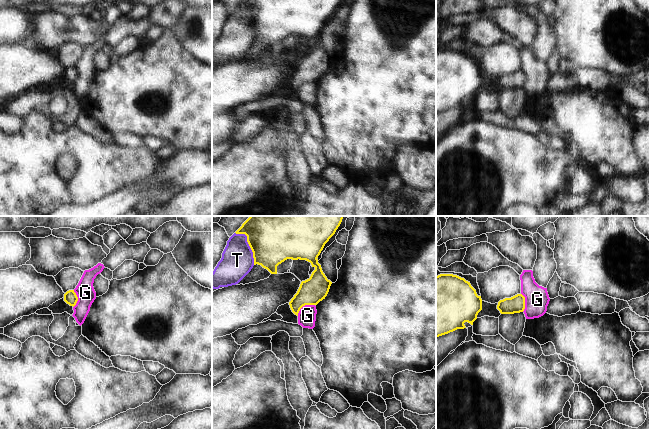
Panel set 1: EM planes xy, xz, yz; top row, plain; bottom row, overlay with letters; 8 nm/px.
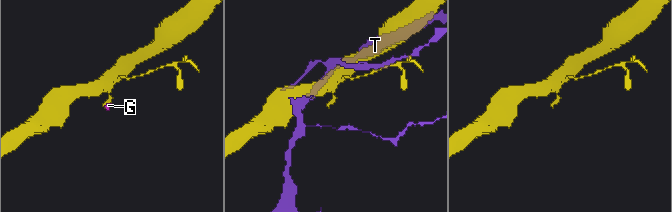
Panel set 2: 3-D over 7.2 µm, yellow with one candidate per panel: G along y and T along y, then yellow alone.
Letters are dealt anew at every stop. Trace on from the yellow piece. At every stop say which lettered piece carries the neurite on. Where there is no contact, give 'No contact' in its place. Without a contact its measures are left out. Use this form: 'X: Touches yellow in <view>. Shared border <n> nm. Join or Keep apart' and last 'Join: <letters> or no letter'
G: Touches yellow in xz. Shared border 170 nm. Keep apart
T: Touches yellow in xz. Shared border 300 nm. Keep apart
Join: no letter.

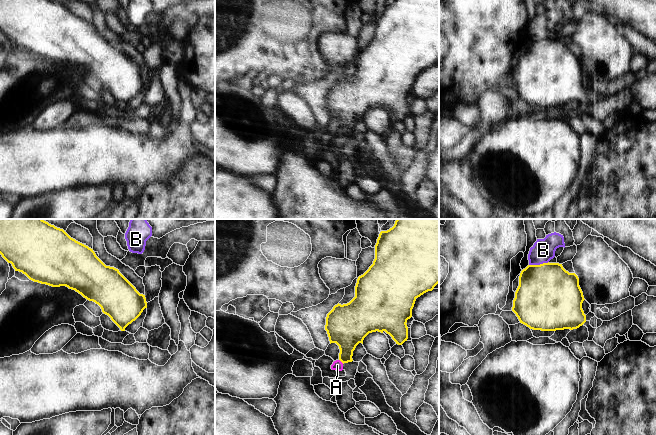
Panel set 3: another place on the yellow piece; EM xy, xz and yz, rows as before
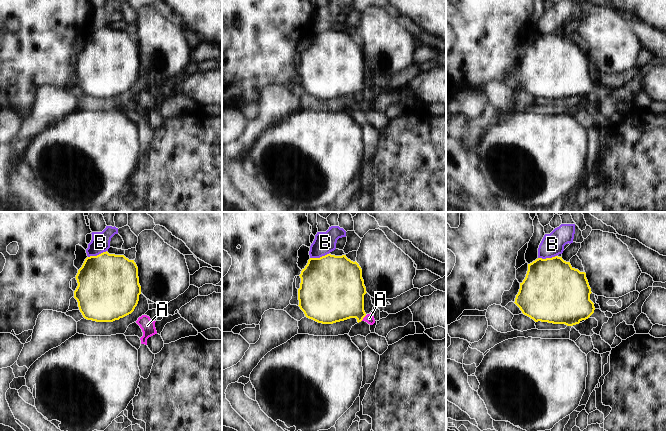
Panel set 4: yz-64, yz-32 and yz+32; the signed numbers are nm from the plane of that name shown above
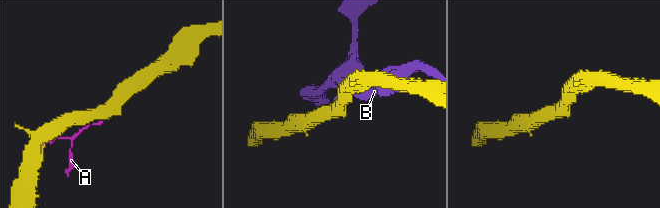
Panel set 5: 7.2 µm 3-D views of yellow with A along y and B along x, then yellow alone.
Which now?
A: Touches yellow in xz. Shared border 50 nm. Join
B: Touches yellow in yz. Shared border 160 nm. Keep apart
Join: A.

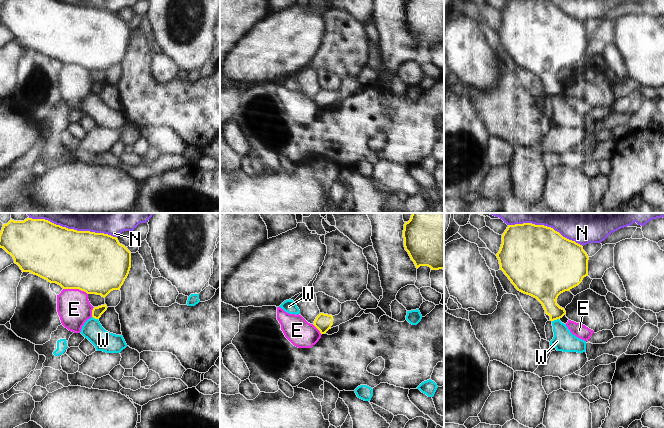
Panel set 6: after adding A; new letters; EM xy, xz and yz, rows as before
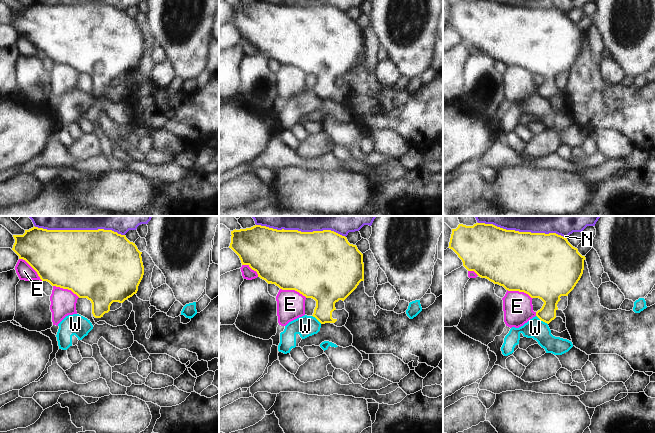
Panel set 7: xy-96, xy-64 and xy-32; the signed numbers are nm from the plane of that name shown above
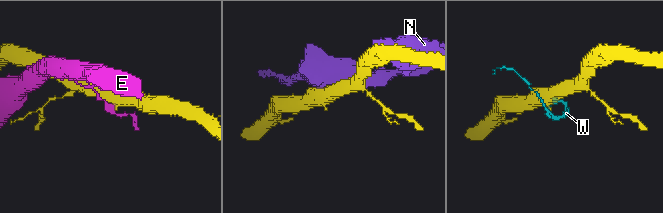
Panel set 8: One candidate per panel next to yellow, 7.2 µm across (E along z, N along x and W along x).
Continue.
E: Touches yellow in xy. Shared border 200 nm. Keep apart
N: Touches yellow in yz. Shared border 650 nm. Keep apart
W: Touches yellow in yz. Shared border 60 nm. Keep apart
Join: no letter.

